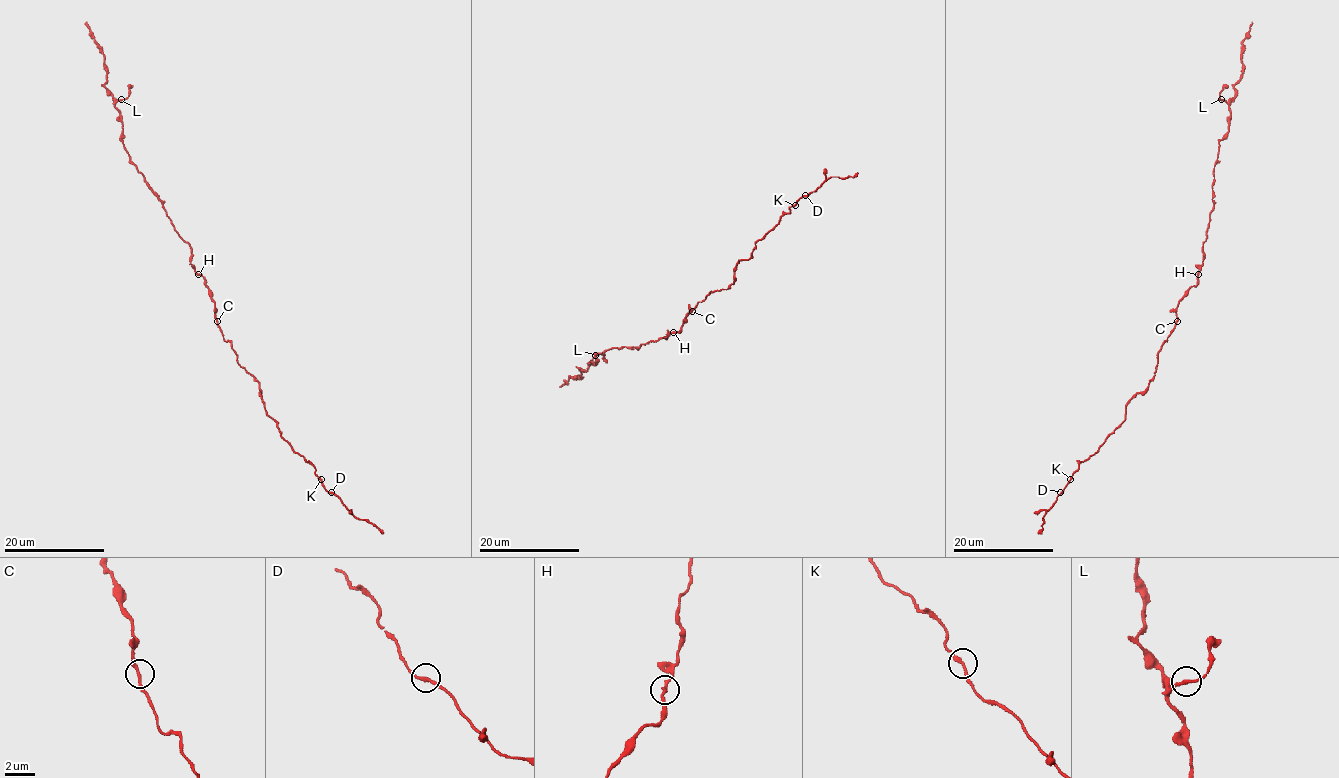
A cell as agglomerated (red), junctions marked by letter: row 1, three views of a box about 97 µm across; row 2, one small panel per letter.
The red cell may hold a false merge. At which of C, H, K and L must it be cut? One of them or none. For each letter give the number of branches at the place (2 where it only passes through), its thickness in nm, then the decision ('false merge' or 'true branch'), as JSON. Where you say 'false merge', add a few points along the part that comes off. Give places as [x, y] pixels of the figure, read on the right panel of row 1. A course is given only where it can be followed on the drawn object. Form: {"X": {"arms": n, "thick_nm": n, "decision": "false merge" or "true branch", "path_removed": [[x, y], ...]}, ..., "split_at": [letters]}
{"C": {"arms": 2, "thick_nm": 200, "decision": "true branch"}, "H": {"arms": 2, "thick_nm": 200, "decision": "true branch"}, "K": {"arms": 2, "thick_nm": 200, "decision": "true branch"}, "L": {"arms": 2, "thick_nm": 200, "decision": "true branch"}, "split_at": []}

